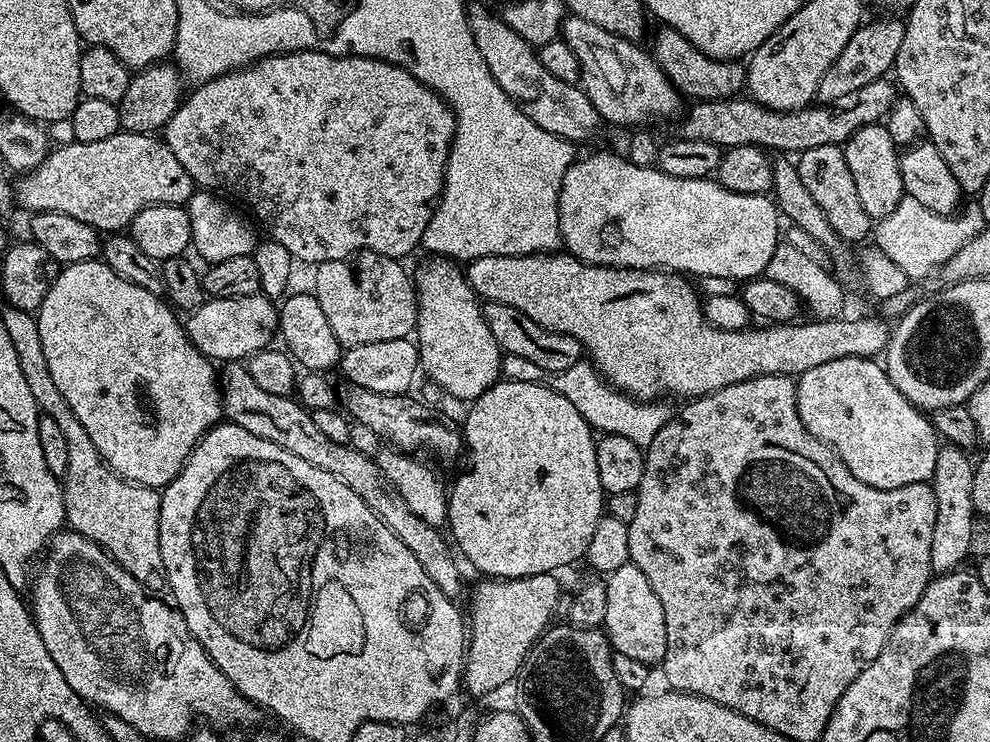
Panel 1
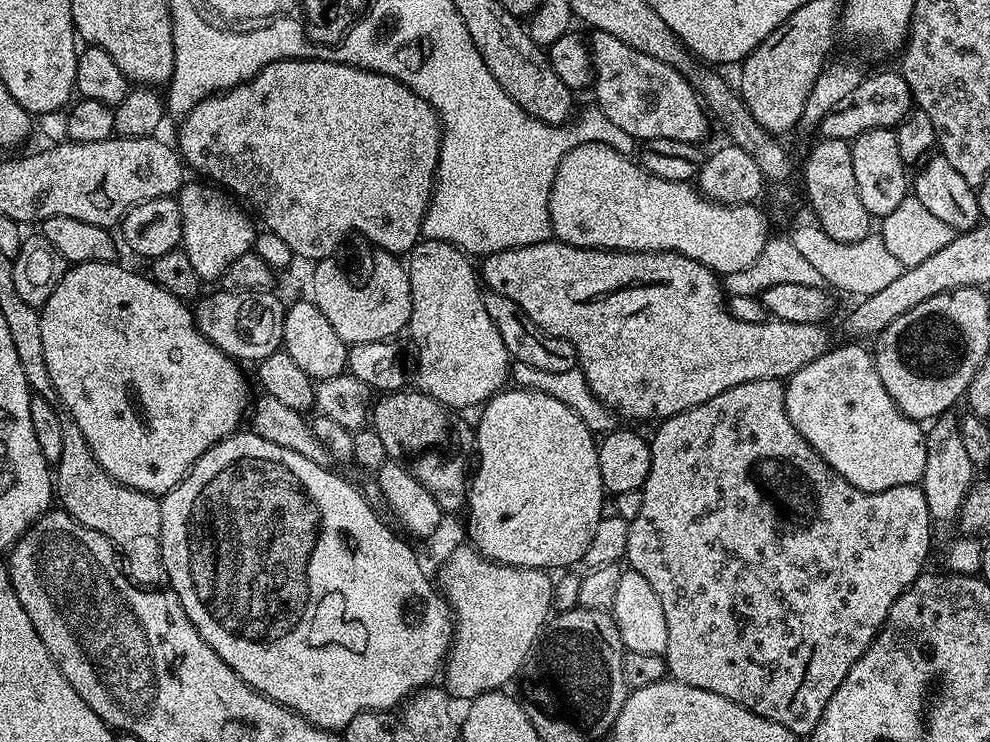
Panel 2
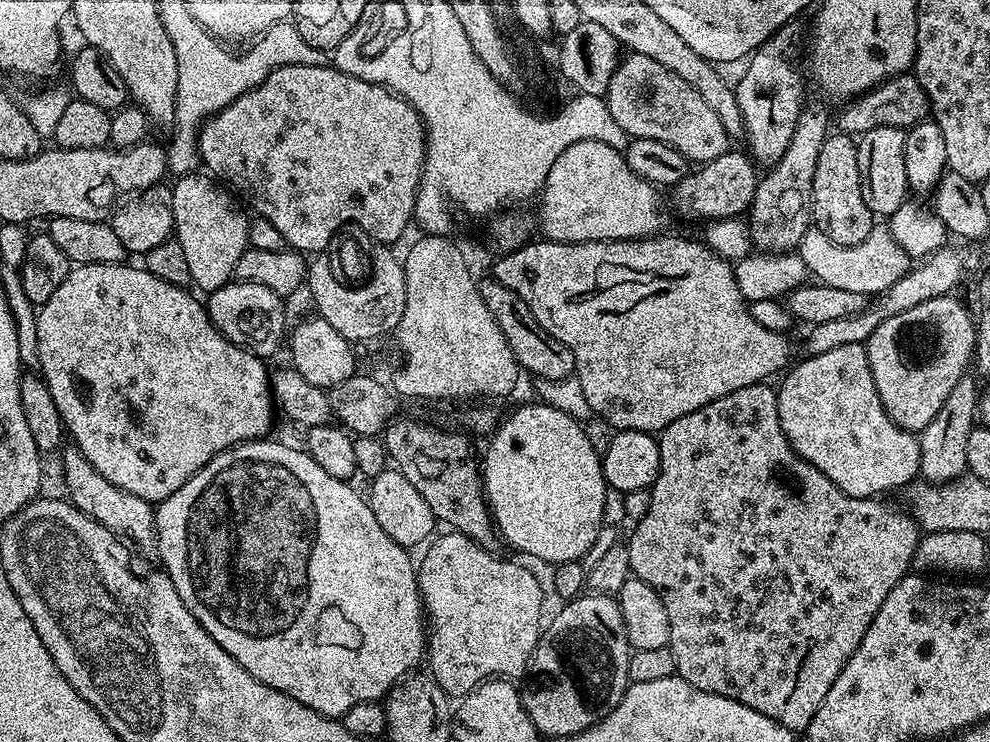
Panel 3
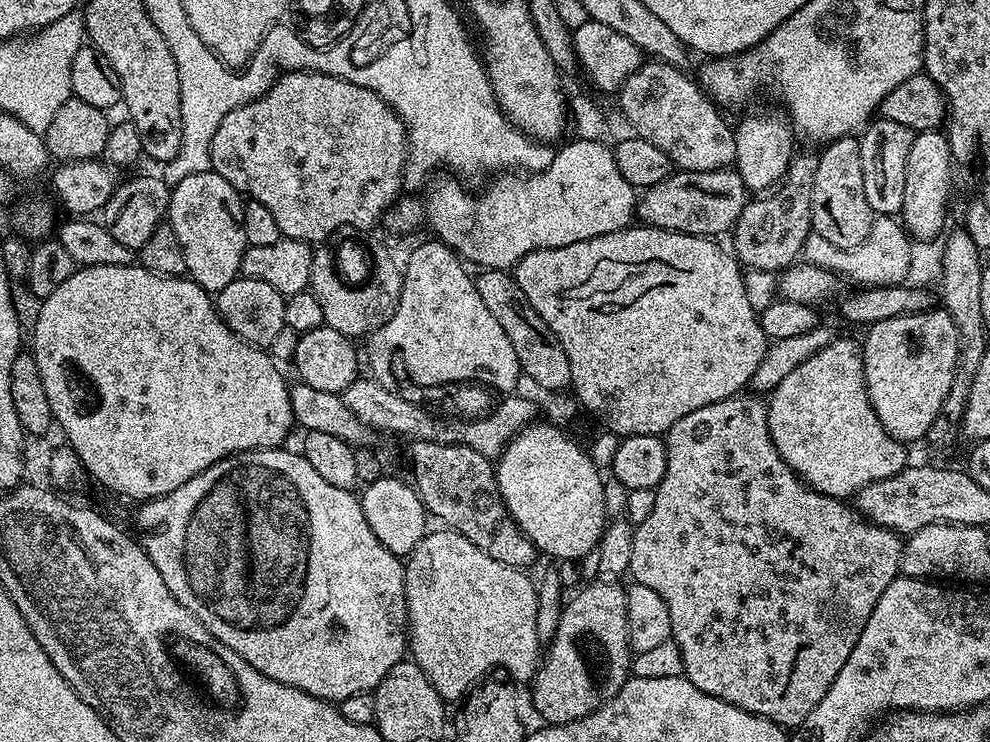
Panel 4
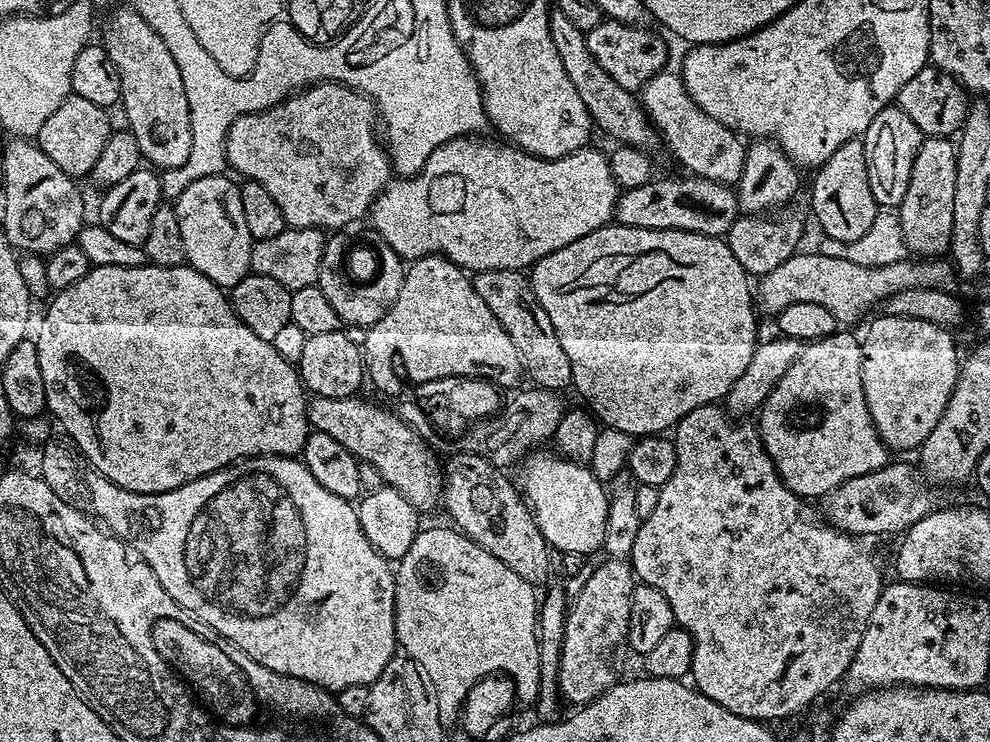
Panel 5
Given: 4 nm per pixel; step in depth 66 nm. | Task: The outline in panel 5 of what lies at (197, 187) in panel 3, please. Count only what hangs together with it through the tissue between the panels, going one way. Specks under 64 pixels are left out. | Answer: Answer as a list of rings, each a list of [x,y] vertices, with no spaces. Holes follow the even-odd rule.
[[[221,174],[210,178],[198,178],[198,182],[193,182],[190,186],[186,186],[186,190],[182,190],[180,197],[174,201],[174,207],[178,227],[182,233],[184,258],[190,267],[206,274],[206,278],[210,278],[210,282],[214,282],[225,290],[230,290],[238,282],[242,282],[242,278],[246,278],[252,272],[254,241],[250,229],[246,226],[246,217],[242,211],[240,184],[231,175]]]

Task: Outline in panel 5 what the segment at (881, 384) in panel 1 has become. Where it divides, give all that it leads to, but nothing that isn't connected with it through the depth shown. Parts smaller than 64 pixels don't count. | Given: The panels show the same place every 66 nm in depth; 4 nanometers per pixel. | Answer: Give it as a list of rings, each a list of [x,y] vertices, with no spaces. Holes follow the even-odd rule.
[[[838,330],[833,336],[813,340],[801,347],[794,366],[782,374],[774,390],[758,409],[758,431],[766,454],[771,458],[781,482],[796,496],[823,498],[830,490],[842,486],[850,478],[870,474],[889,463],[890,449],[882,442],[866,406],[862,386],[861,341],[851,336],[851,331]]]

